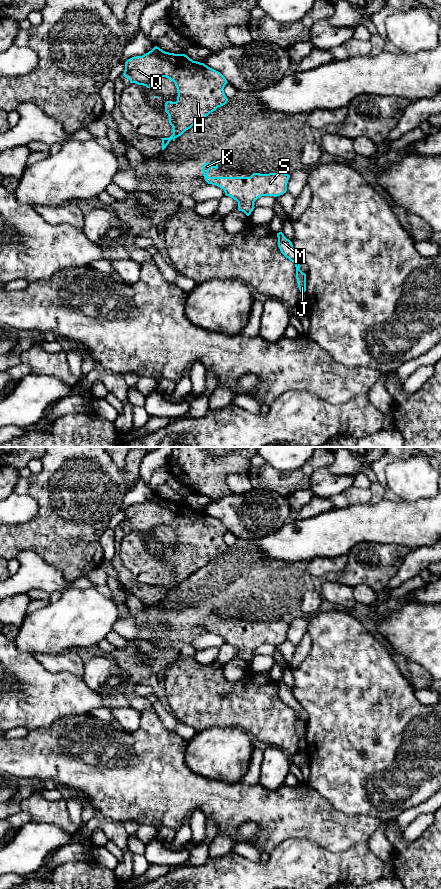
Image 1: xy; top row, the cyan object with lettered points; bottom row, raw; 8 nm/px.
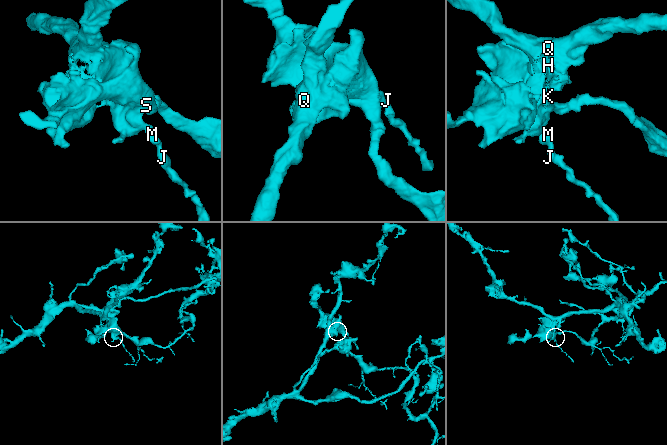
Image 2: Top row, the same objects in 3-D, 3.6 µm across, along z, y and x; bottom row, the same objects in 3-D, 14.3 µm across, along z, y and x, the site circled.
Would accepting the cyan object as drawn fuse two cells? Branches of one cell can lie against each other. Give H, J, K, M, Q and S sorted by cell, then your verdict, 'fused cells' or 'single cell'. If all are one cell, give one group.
groups H Q / J K M S; fused cells

